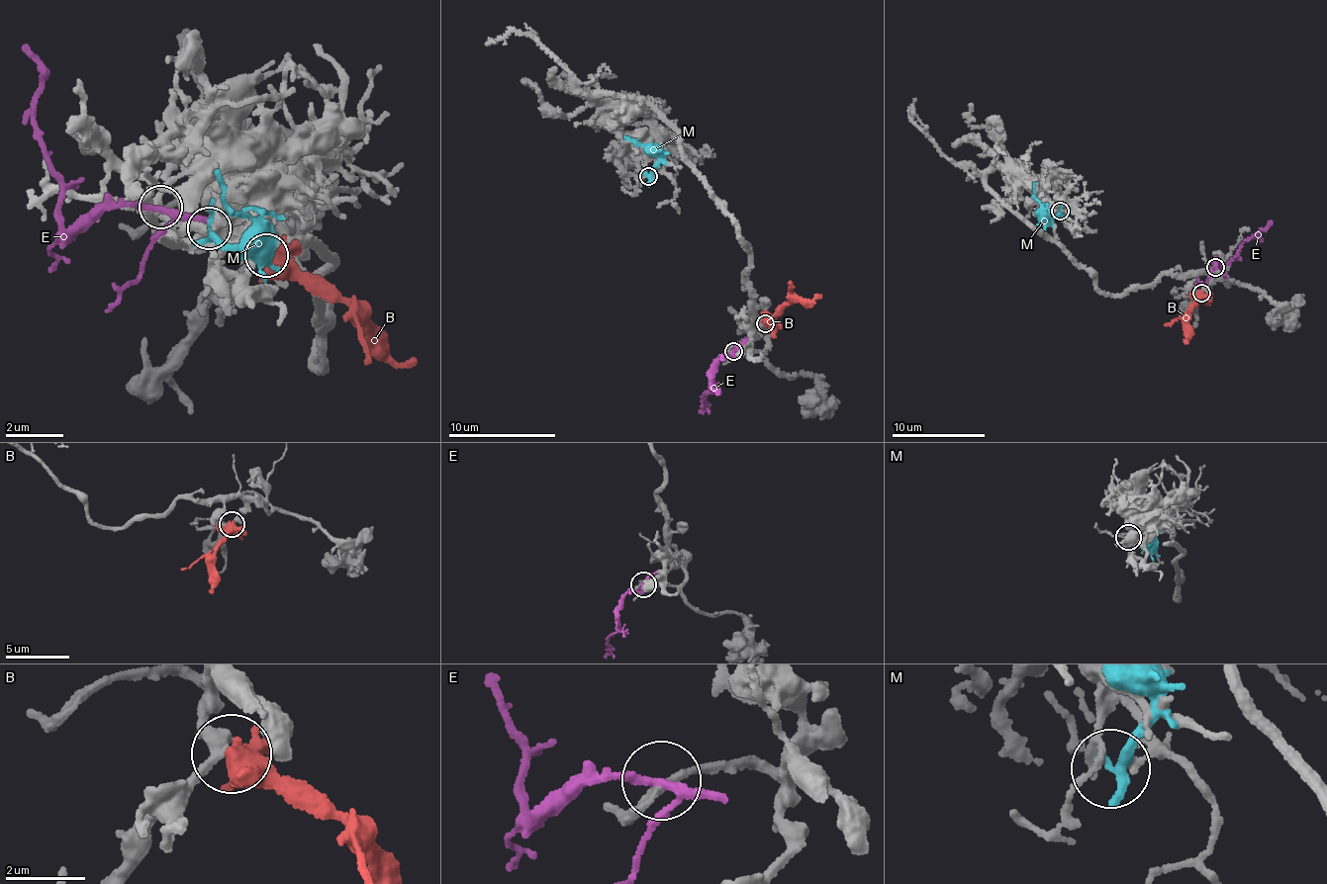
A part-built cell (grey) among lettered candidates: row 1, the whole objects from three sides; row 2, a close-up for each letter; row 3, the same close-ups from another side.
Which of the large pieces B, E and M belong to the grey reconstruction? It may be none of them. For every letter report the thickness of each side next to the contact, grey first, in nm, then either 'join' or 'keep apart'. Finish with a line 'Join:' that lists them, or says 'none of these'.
B: calibres 240 and 440 nm; join
E: calibres 240 and 170 nm; keep apart
M: calibres 120 and 320 nm; keep apart
Join: B

